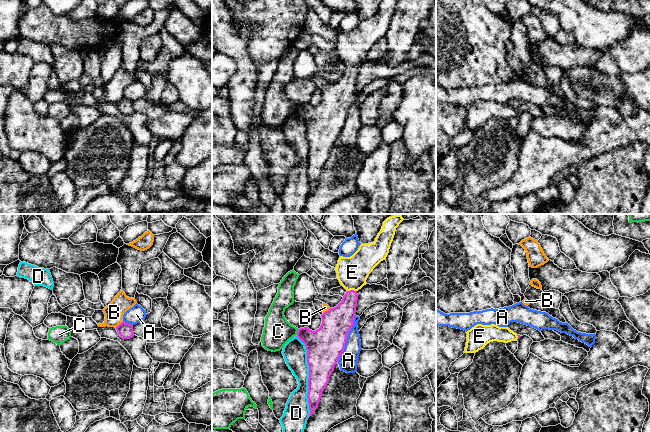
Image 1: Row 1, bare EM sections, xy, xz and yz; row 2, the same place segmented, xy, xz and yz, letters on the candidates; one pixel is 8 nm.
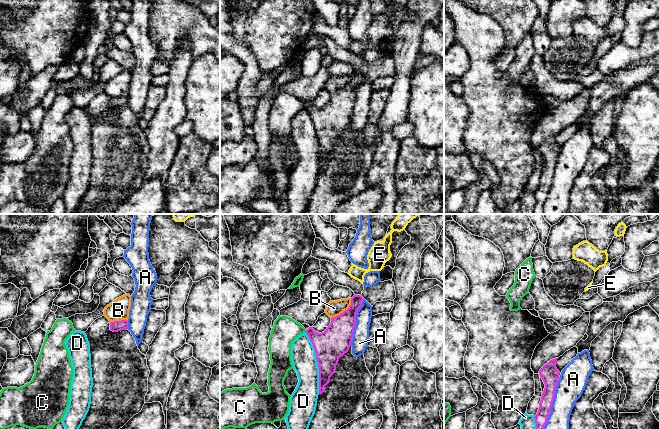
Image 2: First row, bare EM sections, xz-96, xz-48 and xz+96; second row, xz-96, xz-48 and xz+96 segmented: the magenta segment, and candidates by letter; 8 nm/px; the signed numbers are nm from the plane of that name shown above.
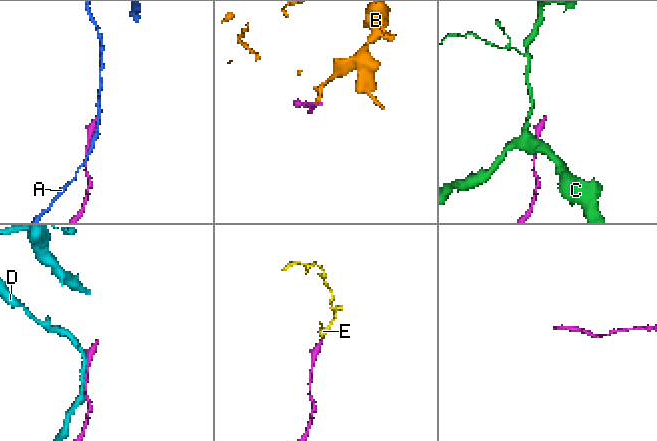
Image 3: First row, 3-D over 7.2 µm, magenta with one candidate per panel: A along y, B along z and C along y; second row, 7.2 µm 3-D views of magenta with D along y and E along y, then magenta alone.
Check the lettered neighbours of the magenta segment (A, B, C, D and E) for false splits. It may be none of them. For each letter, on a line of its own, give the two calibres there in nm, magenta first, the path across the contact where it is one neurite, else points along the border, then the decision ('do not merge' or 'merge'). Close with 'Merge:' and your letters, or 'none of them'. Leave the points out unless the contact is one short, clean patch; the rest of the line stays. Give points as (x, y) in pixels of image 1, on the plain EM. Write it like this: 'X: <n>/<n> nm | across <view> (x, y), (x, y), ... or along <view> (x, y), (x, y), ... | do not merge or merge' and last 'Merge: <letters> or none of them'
A: 300/150 nm | do not merge
B: 120/150 nm | along xy (123, 97), (115, 103) | do not merge
C: 300/220 nm | along xz (298, 105), (296, 110) | do not merge
D: 260/190 nm | do not merge
E: 200/260 nm | across xz (340, 95), (348, 81), (351, 66), (352, 48) | merge
Merge: E

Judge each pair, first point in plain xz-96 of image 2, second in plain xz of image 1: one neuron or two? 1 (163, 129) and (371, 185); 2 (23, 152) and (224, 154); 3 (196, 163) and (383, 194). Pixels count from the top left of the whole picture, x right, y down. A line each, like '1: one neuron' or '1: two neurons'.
1: one neuron
2: one neuron
3: two neurons

